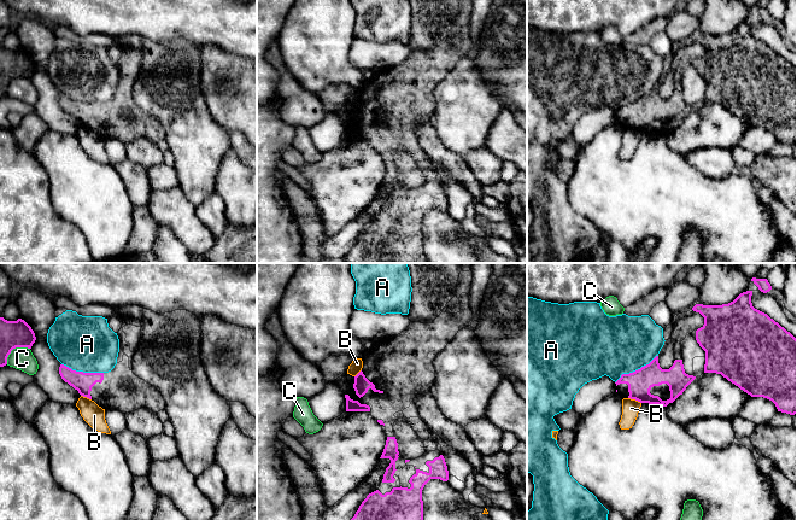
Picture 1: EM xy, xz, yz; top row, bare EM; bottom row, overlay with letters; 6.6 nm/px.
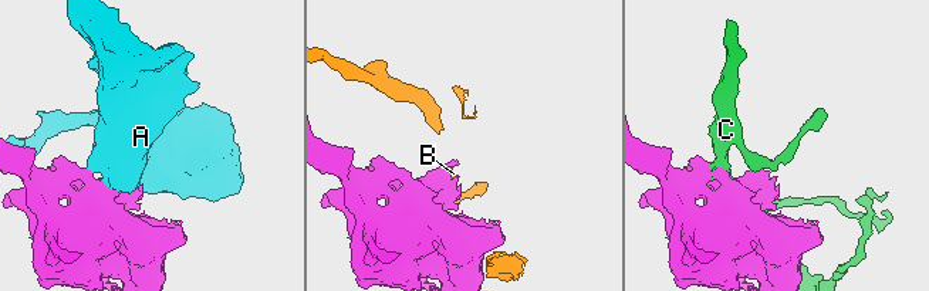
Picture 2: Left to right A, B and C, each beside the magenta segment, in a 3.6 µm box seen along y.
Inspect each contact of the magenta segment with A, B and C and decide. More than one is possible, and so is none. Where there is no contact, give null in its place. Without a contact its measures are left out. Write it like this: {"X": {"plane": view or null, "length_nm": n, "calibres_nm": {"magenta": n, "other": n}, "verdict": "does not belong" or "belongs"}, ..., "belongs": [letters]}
{"A": {"plane": "yz", "length_nm": 340, "calibres_nm": {"magenta": 160, "other": 400}, "verdict": "does not belong"}, "B": {"plane": "yz", "length_nm": 100, "calibres_nm": {"magenta": 160, "other": 120}, "verdict": "does not belong"}, "C": {"plane": "xy", "length_nm": 190, "calibres_nm": {"magenta": 180, "other": 150}, "verdict": "does not belong"}, "belongs": []}

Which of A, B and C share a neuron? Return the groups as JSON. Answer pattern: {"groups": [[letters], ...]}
{"groups": [["A"], ["B"], ["C"]]}

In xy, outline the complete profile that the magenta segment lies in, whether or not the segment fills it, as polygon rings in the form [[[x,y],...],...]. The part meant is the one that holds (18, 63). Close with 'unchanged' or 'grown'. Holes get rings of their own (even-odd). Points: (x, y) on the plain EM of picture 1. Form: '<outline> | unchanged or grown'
[[[0,47],[0,97],[7,94],[7,87],[13,78],[31,78],[35,70],[34,60],[24,49],[7,51]]] | unchanged

